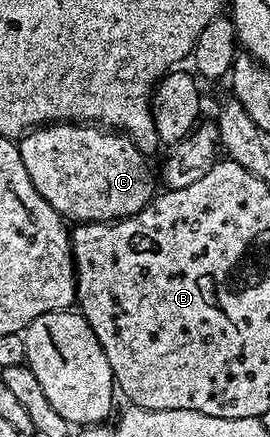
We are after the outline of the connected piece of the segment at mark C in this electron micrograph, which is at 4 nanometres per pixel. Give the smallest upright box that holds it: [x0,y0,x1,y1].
[17,123,156,222]

